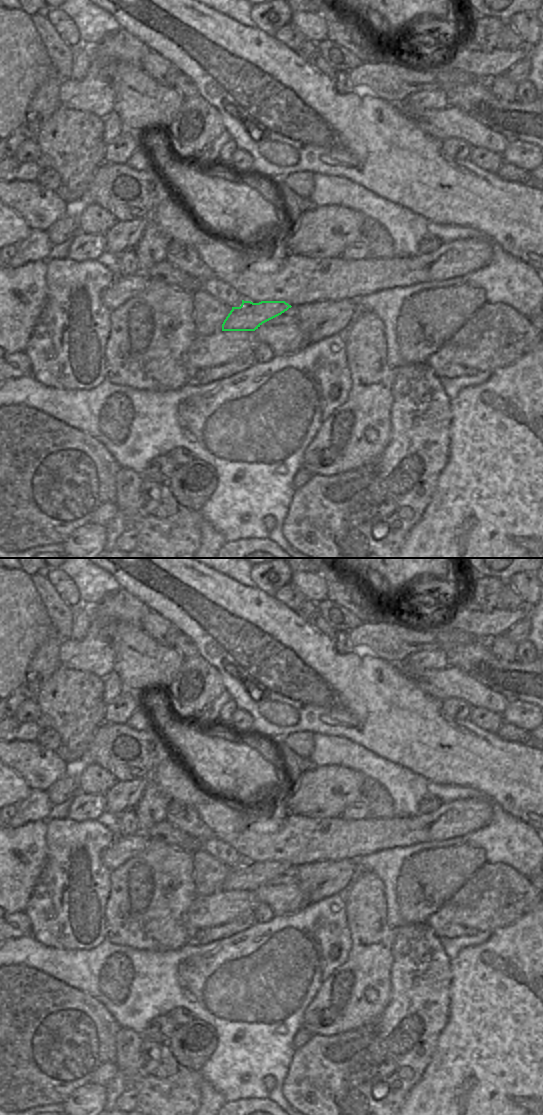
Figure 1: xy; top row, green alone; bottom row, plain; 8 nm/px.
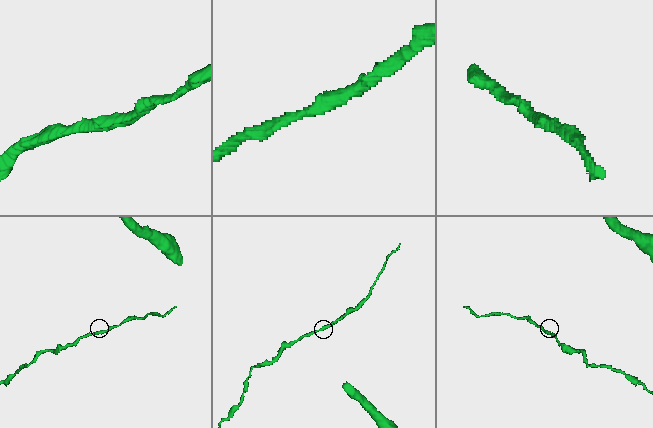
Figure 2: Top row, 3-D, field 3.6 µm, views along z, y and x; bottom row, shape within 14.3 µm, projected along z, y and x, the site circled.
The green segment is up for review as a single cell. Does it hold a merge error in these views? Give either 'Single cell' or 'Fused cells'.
Fused cells

